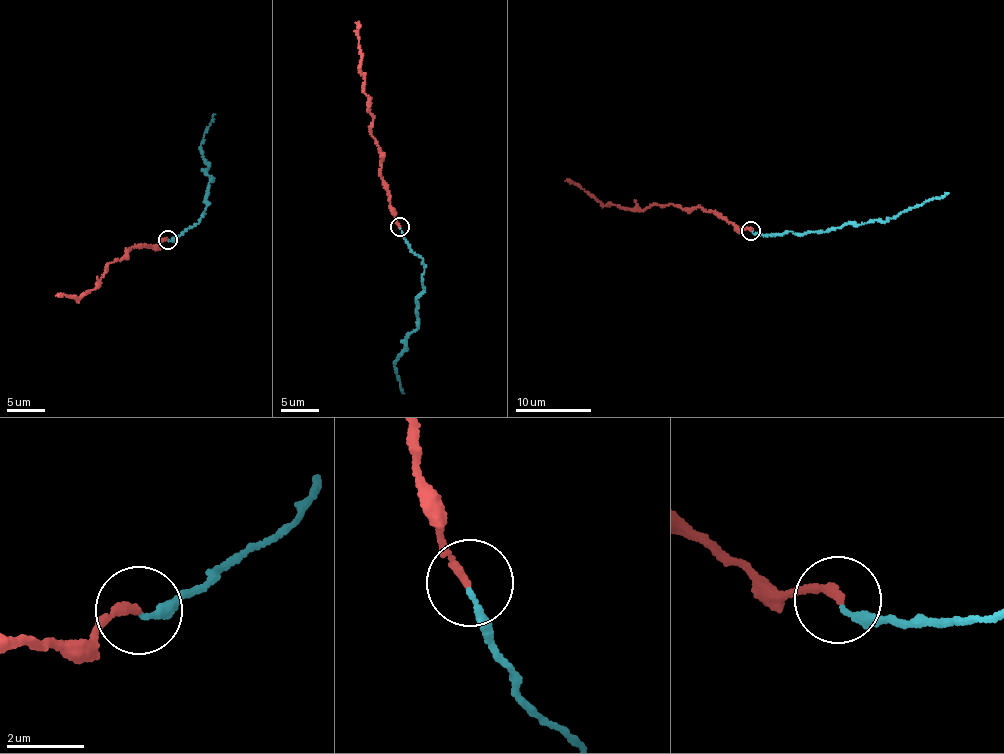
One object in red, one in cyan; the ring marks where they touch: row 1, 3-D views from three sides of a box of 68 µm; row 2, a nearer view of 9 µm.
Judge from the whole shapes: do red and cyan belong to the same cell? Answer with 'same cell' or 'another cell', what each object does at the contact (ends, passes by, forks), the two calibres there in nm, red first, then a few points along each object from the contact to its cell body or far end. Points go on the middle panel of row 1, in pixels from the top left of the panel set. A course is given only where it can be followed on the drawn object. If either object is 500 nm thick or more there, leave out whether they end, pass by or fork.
same cell; red ends there; cyan ends there; 200 nm thick on the red side, 180 nm on the other; red runs (400, 226), (380, 176), (379, 146), (371, 134), (373, 116), (360, 67), (359, 21); cyan runs (400, 228), (408, 247), (423, 259), (423, 294), (416, 300), (417, 328), (394, 364), (404, 393)

